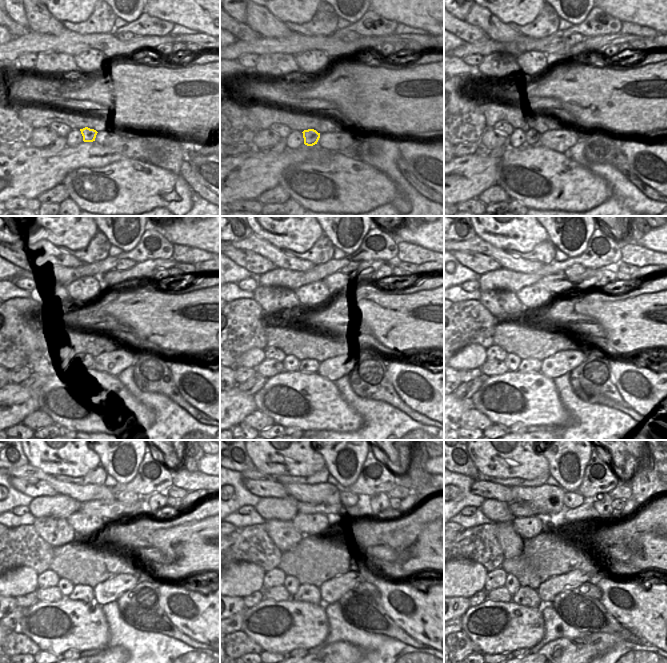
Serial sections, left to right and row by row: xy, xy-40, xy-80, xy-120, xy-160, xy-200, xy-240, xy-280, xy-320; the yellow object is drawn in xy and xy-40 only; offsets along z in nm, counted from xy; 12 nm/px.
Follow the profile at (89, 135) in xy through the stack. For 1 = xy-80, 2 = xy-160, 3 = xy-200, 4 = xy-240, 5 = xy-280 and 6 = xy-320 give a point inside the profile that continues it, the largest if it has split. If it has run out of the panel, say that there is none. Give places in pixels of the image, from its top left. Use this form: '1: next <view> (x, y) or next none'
1: next xy-80 (532, 137)
2: next xy-160 (307, 365)
3: next xy-200 (531, 365)
4: next xy-240 (84, 593)
5: next xy-280 (306, 593)
6: next xy-320 (525, 596)

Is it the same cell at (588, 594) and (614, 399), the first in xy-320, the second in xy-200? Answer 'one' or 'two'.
one

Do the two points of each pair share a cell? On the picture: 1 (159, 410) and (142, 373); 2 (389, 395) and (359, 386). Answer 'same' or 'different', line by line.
1: different
2: same

